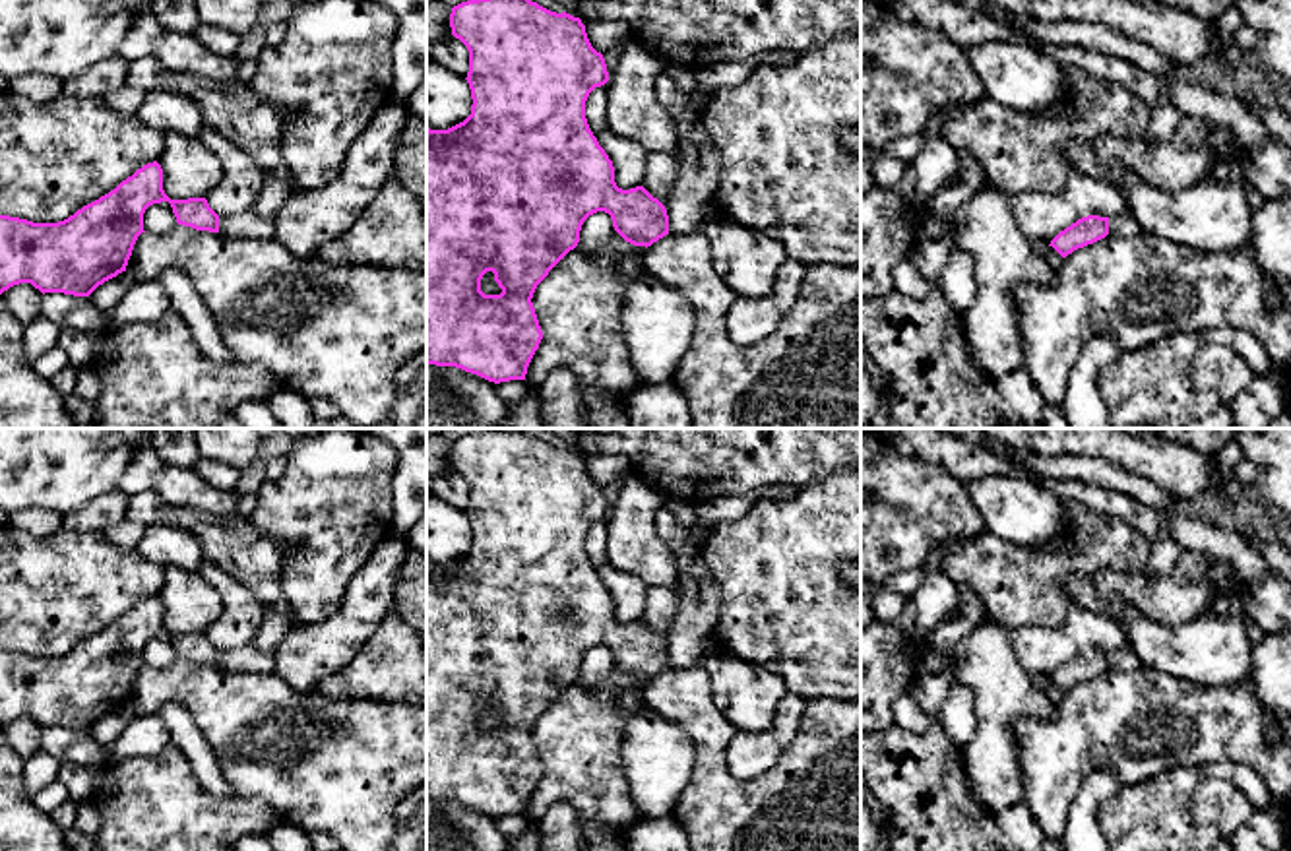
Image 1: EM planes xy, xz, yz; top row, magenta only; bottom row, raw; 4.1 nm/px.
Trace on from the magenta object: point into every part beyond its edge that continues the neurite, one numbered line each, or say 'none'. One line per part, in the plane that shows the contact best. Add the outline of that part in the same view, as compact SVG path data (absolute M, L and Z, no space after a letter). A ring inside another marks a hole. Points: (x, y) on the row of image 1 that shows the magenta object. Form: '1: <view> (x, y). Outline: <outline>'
none

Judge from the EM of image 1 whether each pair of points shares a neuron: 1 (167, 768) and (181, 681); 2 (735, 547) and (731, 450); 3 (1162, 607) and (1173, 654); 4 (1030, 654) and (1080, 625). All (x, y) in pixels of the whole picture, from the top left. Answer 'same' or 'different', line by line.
1: different
2: different
3: different
4: same

